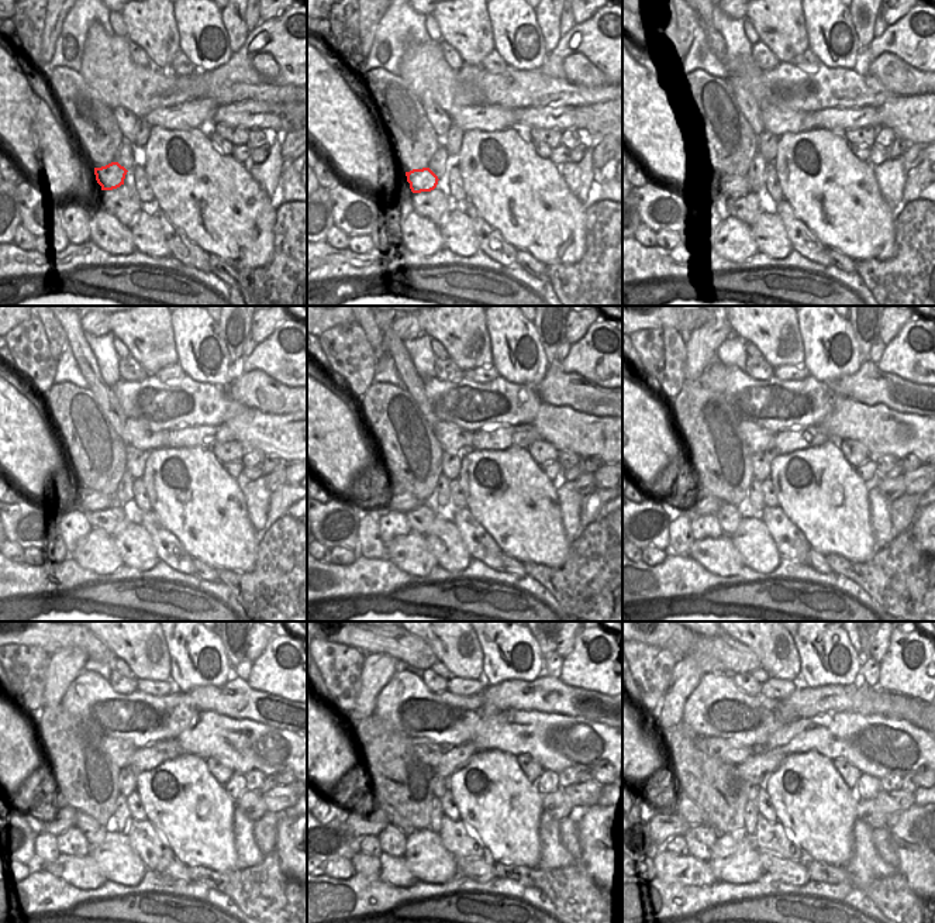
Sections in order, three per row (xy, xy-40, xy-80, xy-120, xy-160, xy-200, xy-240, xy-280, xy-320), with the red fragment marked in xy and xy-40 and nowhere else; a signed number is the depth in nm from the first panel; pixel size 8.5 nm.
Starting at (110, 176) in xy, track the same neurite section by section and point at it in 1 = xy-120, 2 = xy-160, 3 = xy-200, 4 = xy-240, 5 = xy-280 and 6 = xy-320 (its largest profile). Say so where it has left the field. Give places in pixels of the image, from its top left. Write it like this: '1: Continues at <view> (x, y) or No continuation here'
1: Continues at xy-120 (90, 500)
2: Continues at xy-160 (404, 502)
3: Continues at xy-200 (704, 503)
4: Continues at xy-240 (65, 818)
5: Continues at xy-280 (359, 825)
6: Continues at xy-320 (665, 825).

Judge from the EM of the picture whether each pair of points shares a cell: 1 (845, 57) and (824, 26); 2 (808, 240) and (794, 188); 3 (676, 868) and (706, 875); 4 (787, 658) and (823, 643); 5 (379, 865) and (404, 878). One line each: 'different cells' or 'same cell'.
1: same cell
2: different cells
3: same cell
4: different cells
5: same cell

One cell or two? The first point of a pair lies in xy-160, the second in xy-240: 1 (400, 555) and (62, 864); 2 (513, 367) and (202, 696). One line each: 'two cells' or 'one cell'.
1: one cell
2: two cells

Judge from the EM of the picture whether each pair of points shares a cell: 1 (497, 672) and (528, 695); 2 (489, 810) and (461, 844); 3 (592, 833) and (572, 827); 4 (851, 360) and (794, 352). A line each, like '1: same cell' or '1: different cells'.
1: different cells
2: different cells
3: different cells
4: different cells

